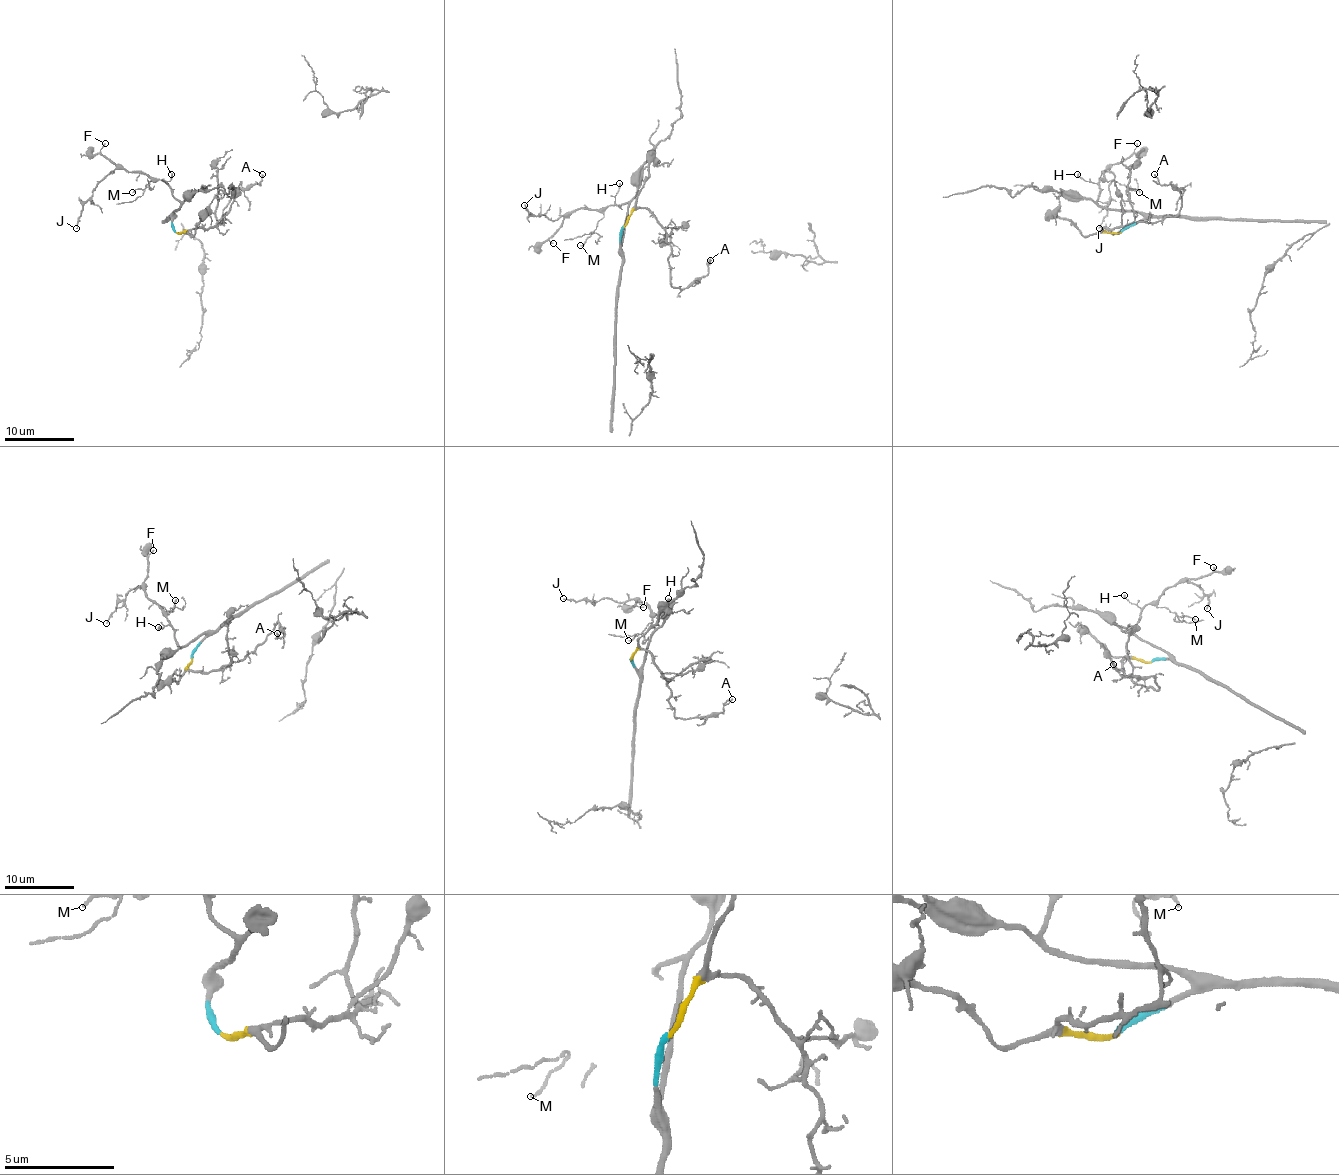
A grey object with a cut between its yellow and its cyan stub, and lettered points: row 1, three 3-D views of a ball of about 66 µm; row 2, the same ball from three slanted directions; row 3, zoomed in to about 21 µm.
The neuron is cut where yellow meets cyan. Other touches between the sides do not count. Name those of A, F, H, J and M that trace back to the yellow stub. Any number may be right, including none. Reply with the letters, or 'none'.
A

